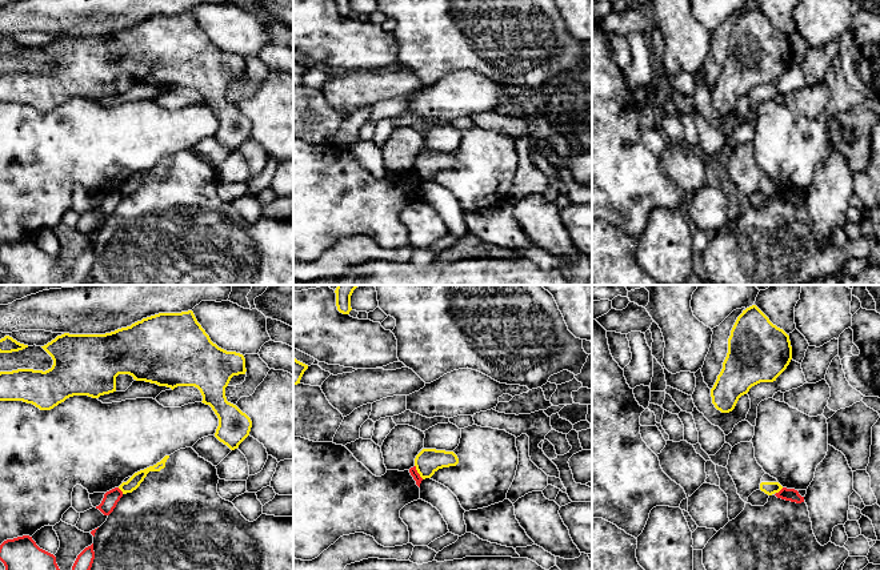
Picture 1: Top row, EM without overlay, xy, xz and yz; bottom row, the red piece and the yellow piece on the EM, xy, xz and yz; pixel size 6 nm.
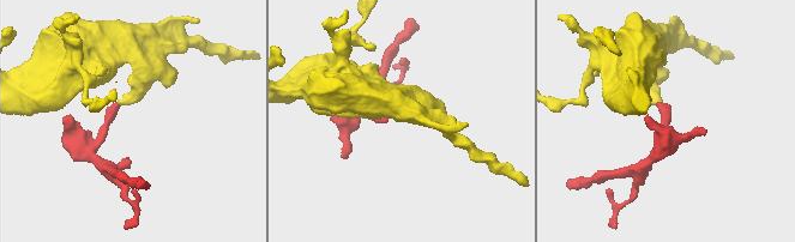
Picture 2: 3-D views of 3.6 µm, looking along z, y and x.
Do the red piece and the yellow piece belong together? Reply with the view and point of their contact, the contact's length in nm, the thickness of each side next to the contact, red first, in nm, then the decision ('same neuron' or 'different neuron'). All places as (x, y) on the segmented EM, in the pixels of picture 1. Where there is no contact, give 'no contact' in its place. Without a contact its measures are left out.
xz (416, 472) | 100 nm | 50/150 nm | different neuron

